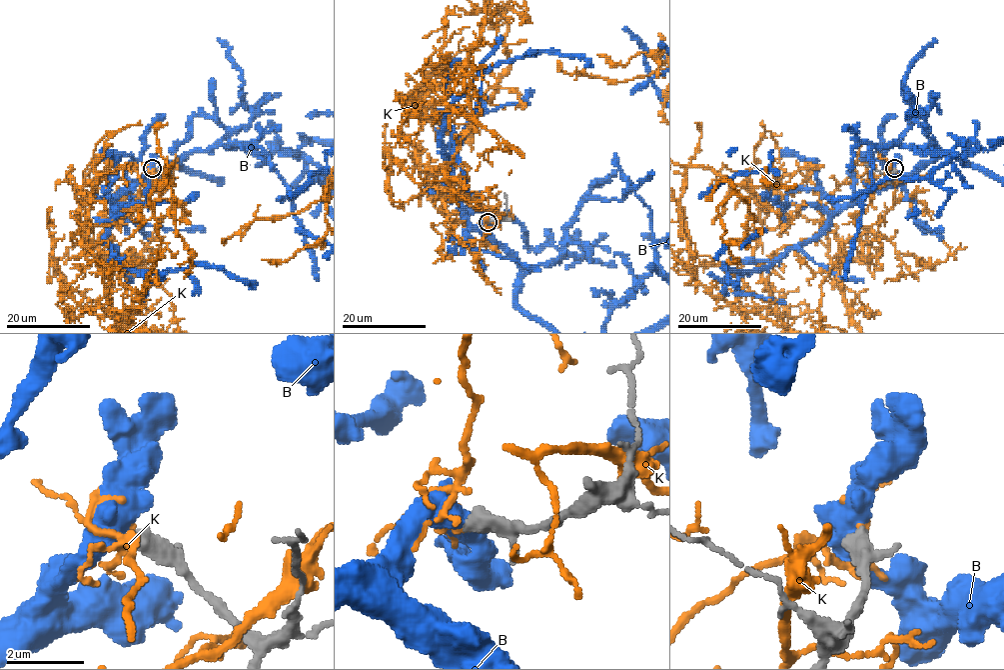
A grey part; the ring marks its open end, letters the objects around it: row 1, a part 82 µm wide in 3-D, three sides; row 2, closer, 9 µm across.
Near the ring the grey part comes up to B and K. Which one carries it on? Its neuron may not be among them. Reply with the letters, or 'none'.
none

